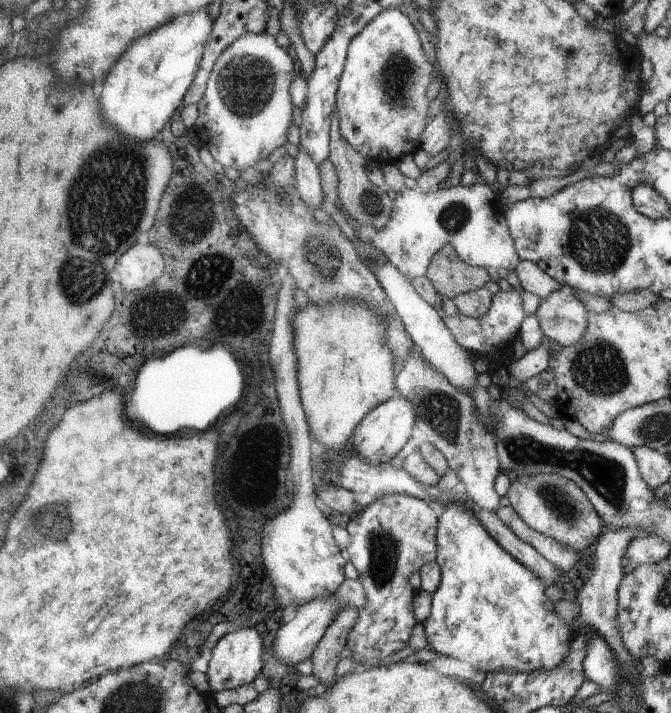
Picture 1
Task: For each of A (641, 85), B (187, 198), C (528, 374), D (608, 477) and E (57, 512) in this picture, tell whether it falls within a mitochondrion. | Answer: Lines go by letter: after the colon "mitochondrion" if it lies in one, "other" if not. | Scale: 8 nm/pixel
A: other
B: other
C: other
D: mitochondrion
E: mitochondrion

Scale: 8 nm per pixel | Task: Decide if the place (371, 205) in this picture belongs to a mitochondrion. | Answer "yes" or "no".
yes

